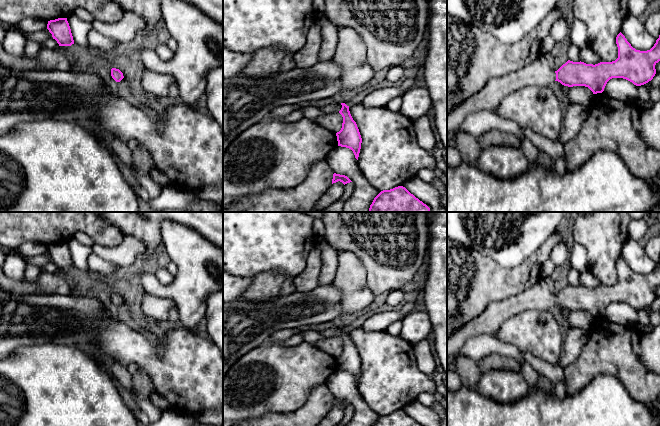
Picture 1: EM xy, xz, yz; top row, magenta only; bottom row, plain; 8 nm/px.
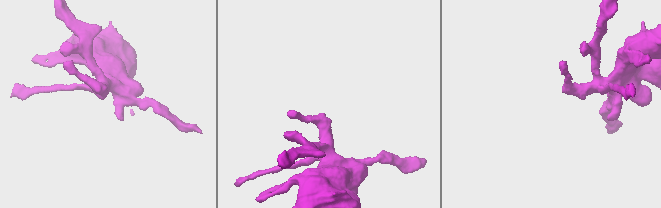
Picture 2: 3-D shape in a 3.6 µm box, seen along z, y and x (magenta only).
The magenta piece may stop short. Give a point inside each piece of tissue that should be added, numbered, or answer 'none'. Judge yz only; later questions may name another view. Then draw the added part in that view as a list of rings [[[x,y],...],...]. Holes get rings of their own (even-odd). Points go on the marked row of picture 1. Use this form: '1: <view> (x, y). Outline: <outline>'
1: yz (539, 73). Outline: [[[543,54],[523,69],[492,78],[480,91],[447,113],[447,133],[458,129],[473,113],[484,110],[495,112],[501,101],[515,91],[527,86],[549,86],[555,80],[556,73]]]

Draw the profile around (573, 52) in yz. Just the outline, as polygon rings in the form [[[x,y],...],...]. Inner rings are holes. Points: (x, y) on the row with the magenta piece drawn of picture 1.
[[[570,44],[566,56],[568,60],[573,61],[573,62],[580,62],[580,51],[576,45]]]

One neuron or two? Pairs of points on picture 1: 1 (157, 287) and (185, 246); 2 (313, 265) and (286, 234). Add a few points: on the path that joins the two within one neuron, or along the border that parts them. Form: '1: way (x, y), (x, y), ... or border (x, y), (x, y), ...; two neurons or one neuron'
1: way (171, 288), (185, 274), (185, 260); one neuron
2: border (316, 246), (309, 253), (305, 268), (294, 278); two neurons

